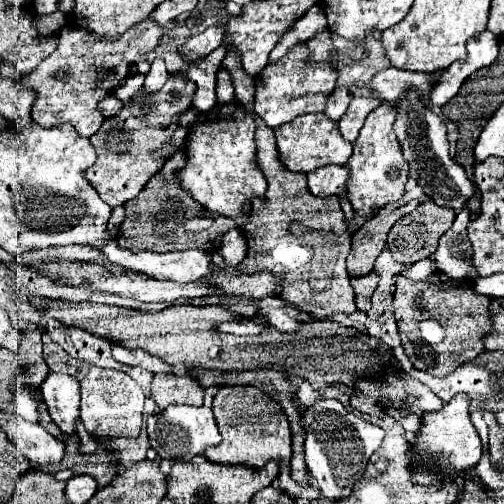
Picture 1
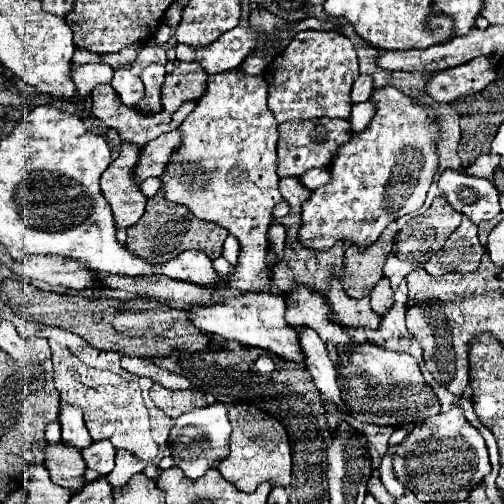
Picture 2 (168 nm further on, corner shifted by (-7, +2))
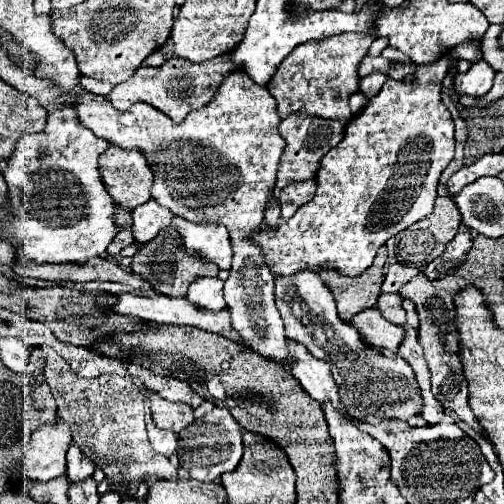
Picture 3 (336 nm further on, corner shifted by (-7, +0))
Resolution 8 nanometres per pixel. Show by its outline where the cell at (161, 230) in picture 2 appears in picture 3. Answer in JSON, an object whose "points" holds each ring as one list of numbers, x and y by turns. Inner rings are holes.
{"points":[[165,229,161,231,153,241,139,245,139,251,133,255,133,265,131,271,139,277,143,277,145,281,151,283,151,287,167,297,185,297,189,285,199,279,199,277,217,277,219,267,199,259,199,257,191,257,189,253,185,253,183,245,181,245,181,237,177,231,173,229]]}

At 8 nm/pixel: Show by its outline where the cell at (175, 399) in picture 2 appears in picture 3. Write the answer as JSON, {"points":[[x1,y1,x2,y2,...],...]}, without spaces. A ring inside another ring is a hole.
{"points":[[155,393,149,395,149,401,151,401,153,423,159,429,165,429,165,431,171,431,177,435,181,429,191,425,195,419,193,409,185,403,171,403]]}

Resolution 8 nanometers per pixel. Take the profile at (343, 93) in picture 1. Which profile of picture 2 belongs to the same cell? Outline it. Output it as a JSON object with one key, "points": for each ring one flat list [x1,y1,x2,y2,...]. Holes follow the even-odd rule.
{"points":[[359,75,351,89,351,105,367,101,373,93,373,79,369,75]]}

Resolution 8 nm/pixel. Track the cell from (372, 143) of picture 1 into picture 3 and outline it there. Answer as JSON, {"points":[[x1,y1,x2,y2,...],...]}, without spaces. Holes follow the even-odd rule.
{"points":[[461,43,435,63,417,67,413,81,387,79,363,111,347,123,343,141,321,161,315,197,291,219,281,217,275,227,261,223,259,231,249,235,261,247,275,277,303,269,335,269,341,275,357,277,371,267,381,245,431,215,439,177,455,155,455,125,441,101,441,81,451,63,459,59,479,61,479,43]]}

